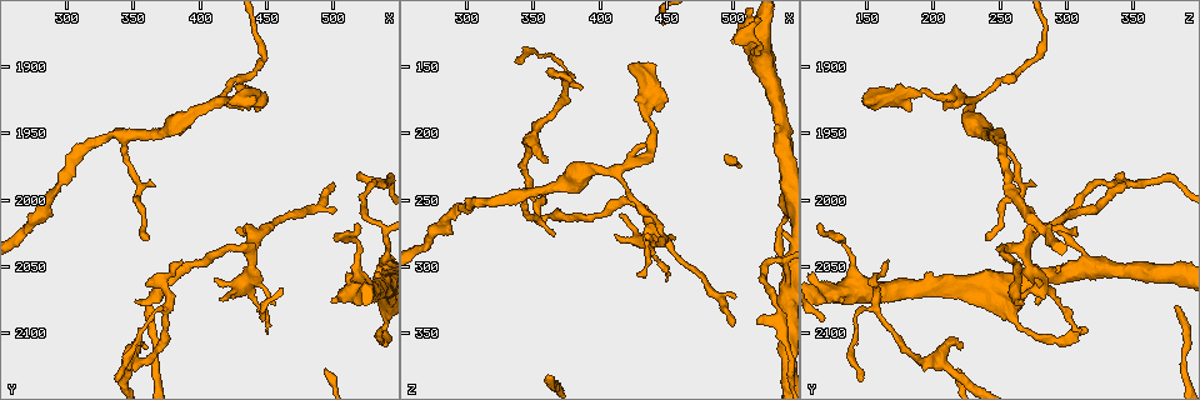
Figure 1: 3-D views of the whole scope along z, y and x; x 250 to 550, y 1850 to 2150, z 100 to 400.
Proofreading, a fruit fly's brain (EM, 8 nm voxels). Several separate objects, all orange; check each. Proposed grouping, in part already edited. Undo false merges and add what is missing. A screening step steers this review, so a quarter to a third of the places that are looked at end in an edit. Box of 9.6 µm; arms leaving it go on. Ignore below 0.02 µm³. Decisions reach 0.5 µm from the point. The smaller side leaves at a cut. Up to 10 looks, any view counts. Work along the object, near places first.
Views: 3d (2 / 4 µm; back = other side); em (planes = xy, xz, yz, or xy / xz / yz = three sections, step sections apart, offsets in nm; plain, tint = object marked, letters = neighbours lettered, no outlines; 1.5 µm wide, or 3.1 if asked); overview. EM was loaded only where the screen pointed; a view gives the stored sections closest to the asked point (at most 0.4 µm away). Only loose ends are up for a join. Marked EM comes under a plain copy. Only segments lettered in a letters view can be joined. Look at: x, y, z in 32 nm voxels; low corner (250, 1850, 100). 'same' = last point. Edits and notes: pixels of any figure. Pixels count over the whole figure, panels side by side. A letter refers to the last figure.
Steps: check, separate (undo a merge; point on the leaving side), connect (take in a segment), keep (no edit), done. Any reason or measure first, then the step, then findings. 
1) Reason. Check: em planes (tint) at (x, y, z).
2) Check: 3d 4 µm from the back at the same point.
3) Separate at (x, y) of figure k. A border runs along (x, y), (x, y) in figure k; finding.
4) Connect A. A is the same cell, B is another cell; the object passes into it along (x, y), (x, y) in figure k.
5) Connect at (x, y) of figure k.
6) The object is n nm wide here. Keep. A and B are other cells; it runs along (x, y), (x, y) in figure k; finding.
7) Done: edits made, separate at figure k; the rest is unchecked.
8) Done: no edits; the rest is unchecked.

Abrupt turn. Check: em planes (letters) at (422, 2036, 252).

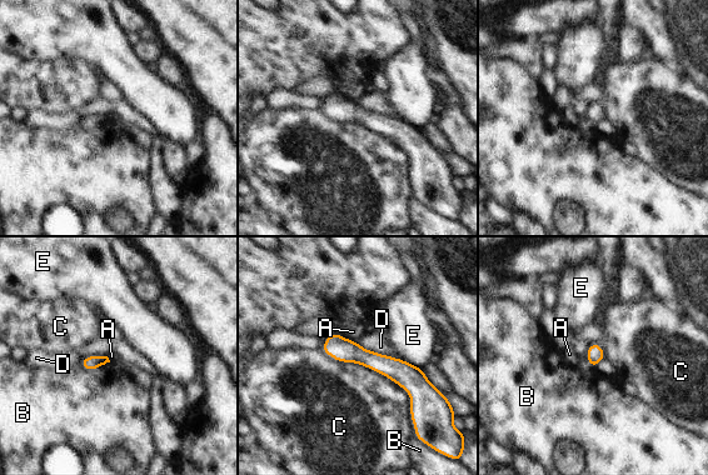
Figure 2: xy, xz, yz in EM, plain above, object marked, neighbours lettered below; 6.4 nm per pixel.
The longest contact is with C, 750 nm. Keep. A, B, C, D and E are other cells; it runs along (328, 341), (395, 369), (422, 395) in figure 2; continuous, no second cell.

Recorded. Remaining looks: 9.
Sharp bend. Check: em yz step 8 (letters) at (354, 1994, 266).

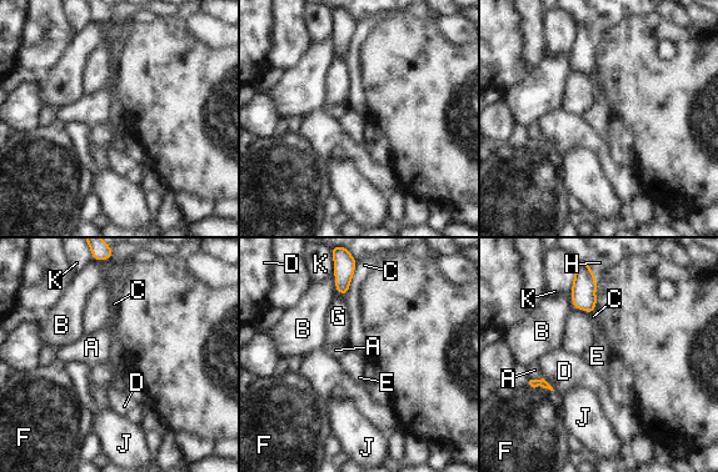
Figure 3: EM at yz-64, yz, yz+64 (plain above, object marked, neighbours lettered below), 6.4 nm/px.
The longest contact is with F, 180 nm. Keep. A, B, C, D, E, F, G, H, J and K are other cells; one cell here.

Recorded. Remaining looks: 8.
Long arm stops here. Check: em planes (letters) at (352, 2074, 266).

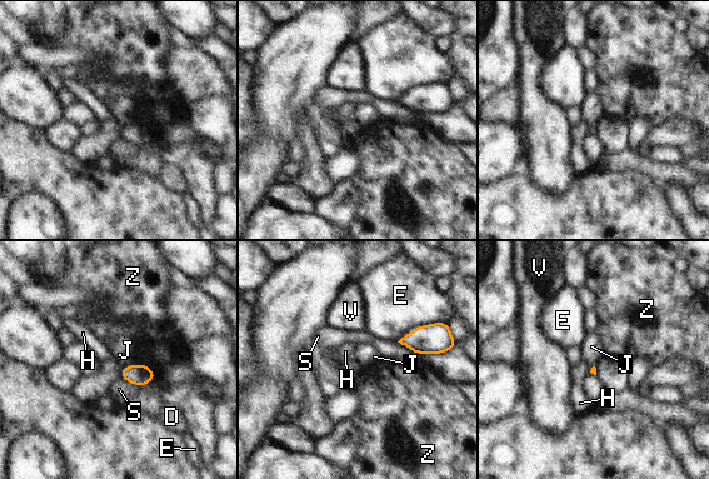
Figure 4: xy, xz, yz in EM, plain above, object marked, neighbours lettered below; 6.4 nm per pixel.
Keep. D, E, H, J, S, V and Z are other cells; a border runs along (134, 363), (123, 368) in figure 4; none of them fits.

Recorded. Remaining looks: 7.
Branch stops here. Check: 3d 2 µm from the back at (498, 1990, 344).

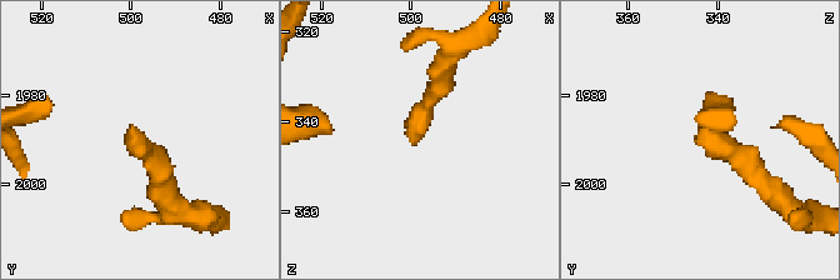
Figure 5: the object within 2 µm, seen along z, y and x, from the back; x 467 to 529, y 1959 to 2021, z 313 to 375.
Check: em xz step 8 (tint) at (500, 1991, 346).

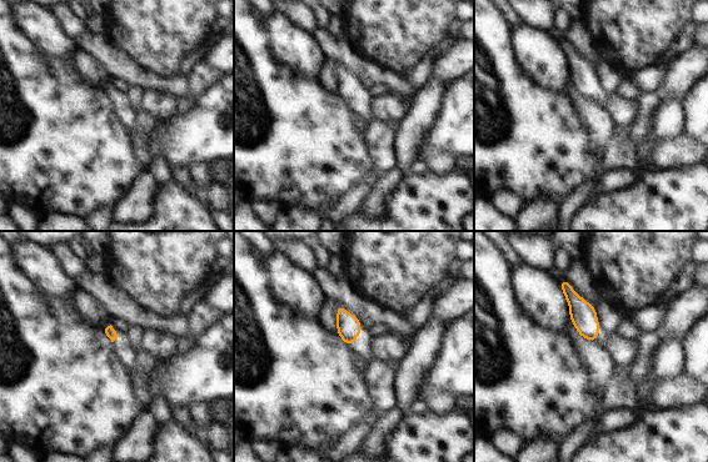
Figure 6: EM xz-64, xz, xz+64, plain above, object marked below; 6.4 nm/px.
Check: em planes (letters) at the same point.

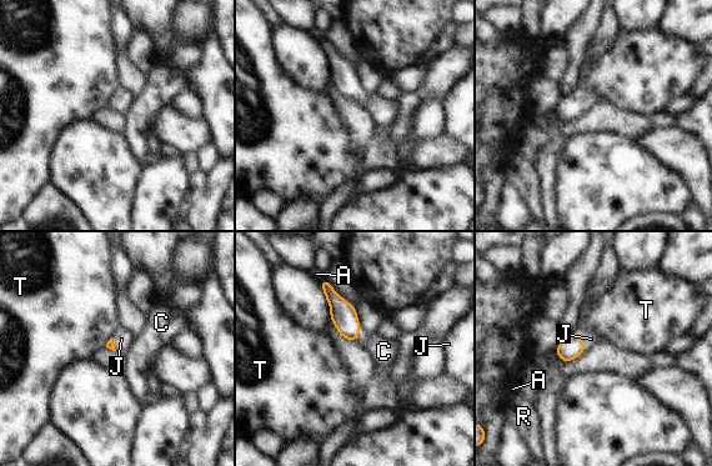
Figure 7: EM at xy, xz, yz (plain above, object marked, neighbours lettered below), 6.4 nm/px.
The longest contact is with J, 120 nm. Connect J. J is the same cell, A, C, R and T are other cells; the object passes into it along (571, 347), (582, 342), (591, 339) in figure 7; the cell continues.

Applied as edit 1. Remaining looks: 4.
Done: edits made, connect at figure 7; the rest is unchecked.

